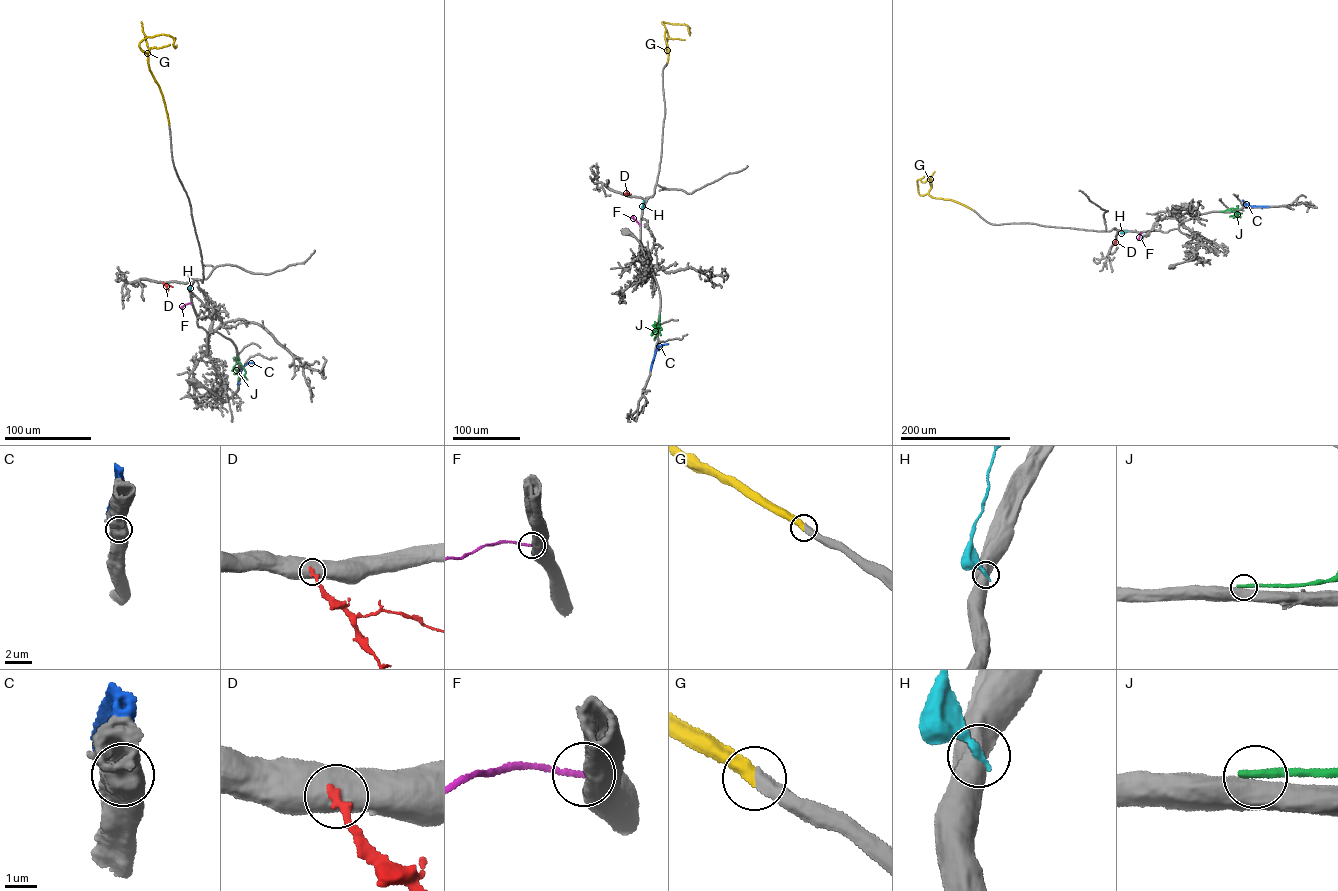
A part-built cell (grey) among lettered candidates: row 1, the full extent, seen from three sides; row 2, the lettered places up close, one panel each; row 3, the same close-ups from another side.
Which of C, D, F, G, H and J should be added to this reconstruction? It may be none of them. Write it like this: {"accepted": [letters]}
{"accepted": ["G"]}

